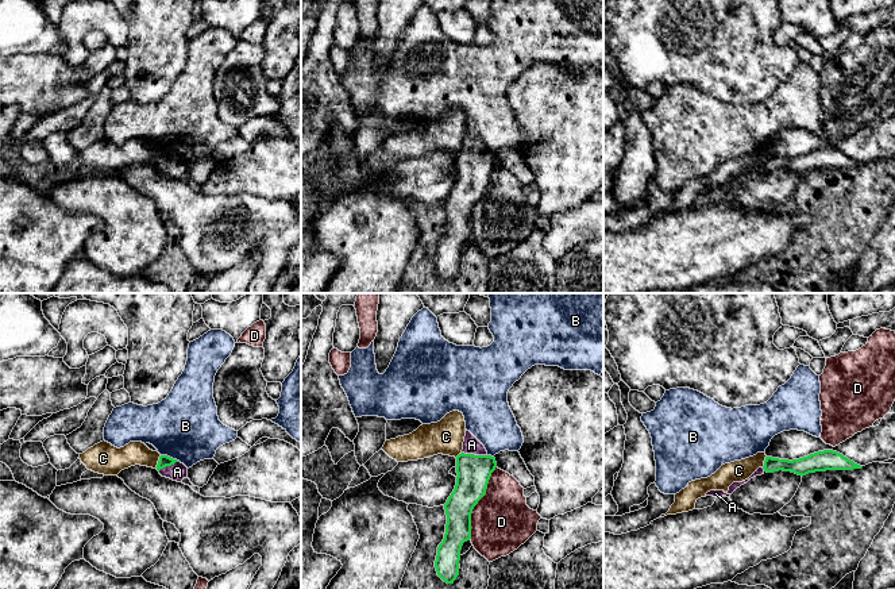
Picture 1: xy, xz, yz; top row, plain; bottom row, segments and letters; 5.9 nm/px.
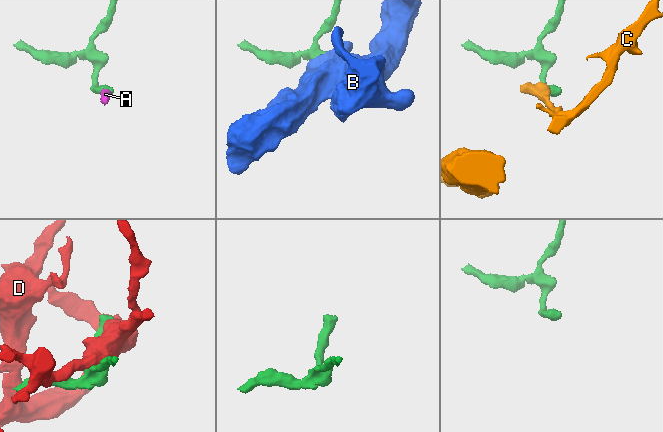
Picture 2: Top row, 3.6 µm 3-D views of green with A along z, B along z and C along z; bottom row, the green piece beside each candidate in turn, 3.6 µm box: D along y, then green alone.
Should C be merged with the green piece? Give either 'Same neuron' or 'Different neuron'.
Different neuron

